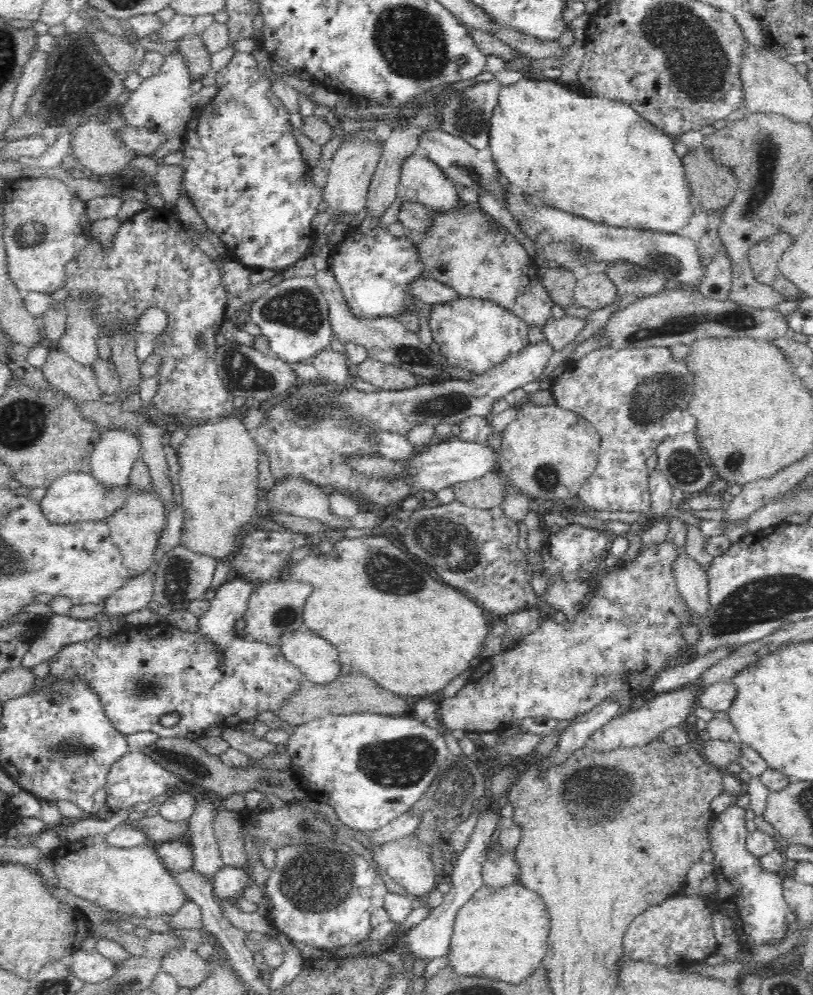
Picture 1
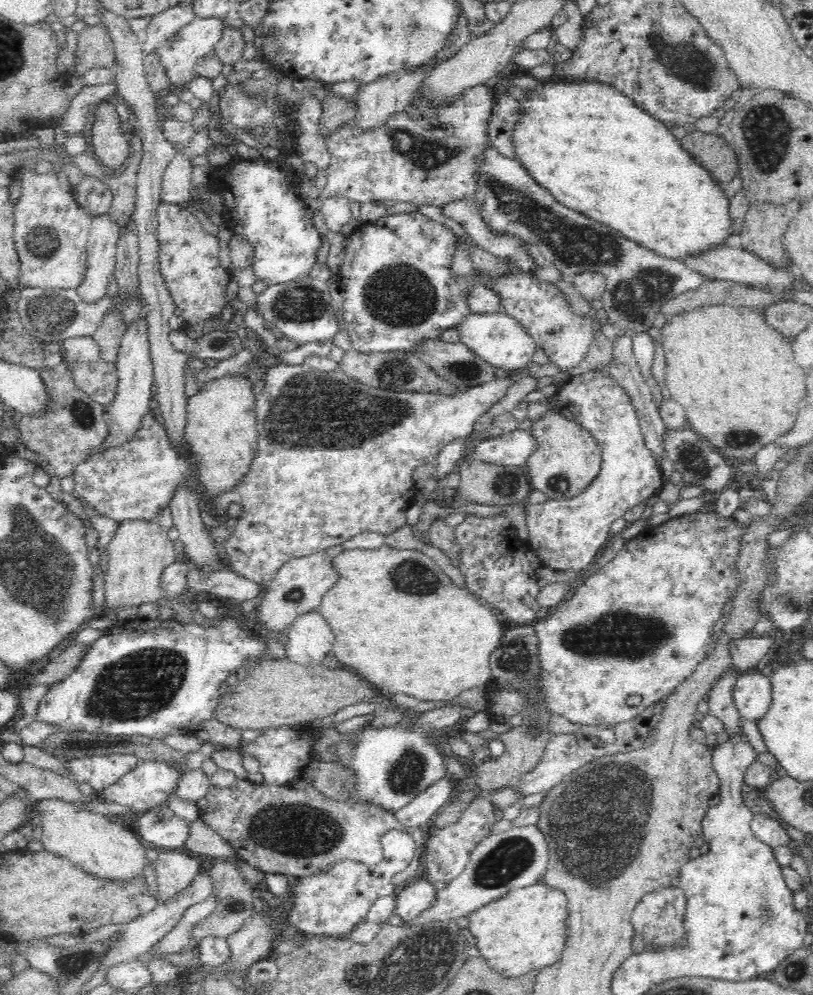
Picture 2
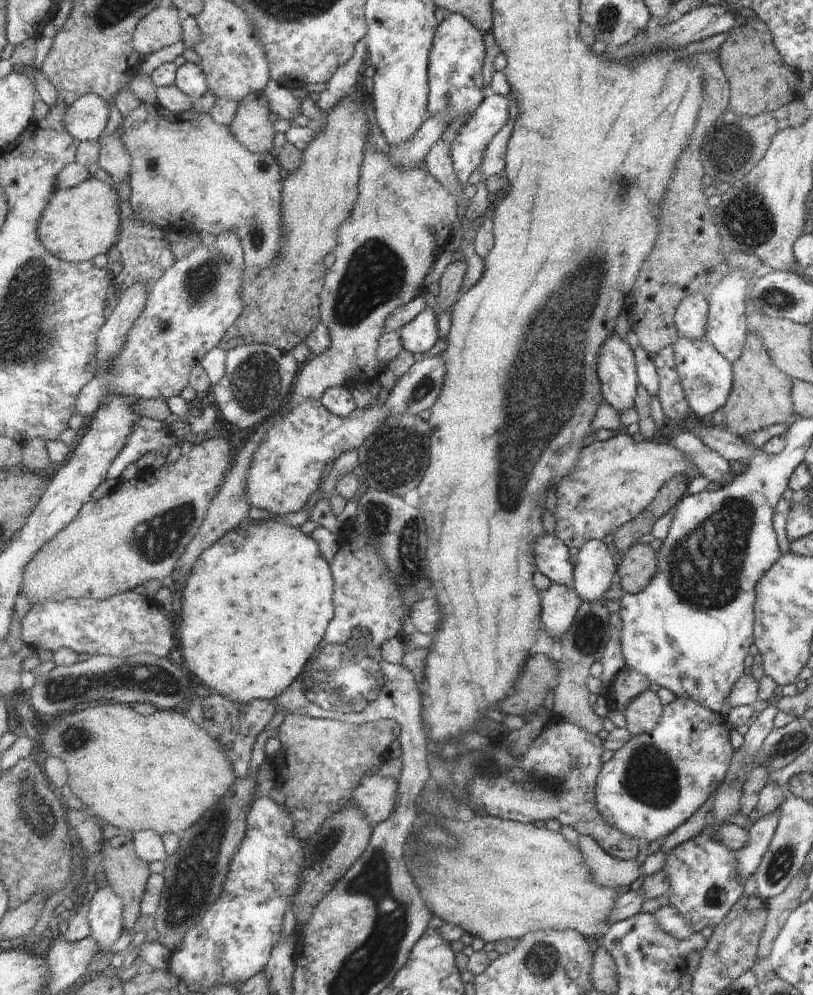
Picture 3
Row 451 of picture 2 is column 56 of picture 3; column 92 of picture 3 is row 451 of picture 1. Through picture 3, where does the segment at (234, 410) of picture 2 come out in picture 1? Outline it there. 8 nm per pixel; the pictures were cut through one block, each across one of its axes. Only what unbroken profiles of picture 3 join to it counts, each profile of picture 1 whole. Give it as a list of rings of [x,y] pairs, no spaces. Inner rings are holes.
[[[236,411],[220,417],[220,420],[191,423],[186,439],[177,452],[180,472],[175,482],[180,485],[180,500],[184,507],[181,546],[197,554],[217,559],[230,555],[235,551],[235,541],[243,526],[256,517],[260,449],[253,438],[253,432],[246,430],[243,418],[243,412]]]

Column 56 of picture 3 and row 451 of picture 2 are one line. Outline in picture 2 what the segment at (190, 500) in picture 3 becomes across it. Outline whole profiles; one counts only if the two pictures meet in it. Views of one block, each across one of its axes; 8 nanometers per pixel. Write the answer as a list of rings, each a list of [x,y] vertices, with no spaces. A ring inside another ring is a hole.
[[[553,410],[533,422],[528,432],[534,434],[539,443],[538,450],[534,450],[527,463],[533,489],[544,492],[548,499],[571,499],[582,494],[597,480],[603,464],[602,451],[594,437],[580,425],[572,423]]]

